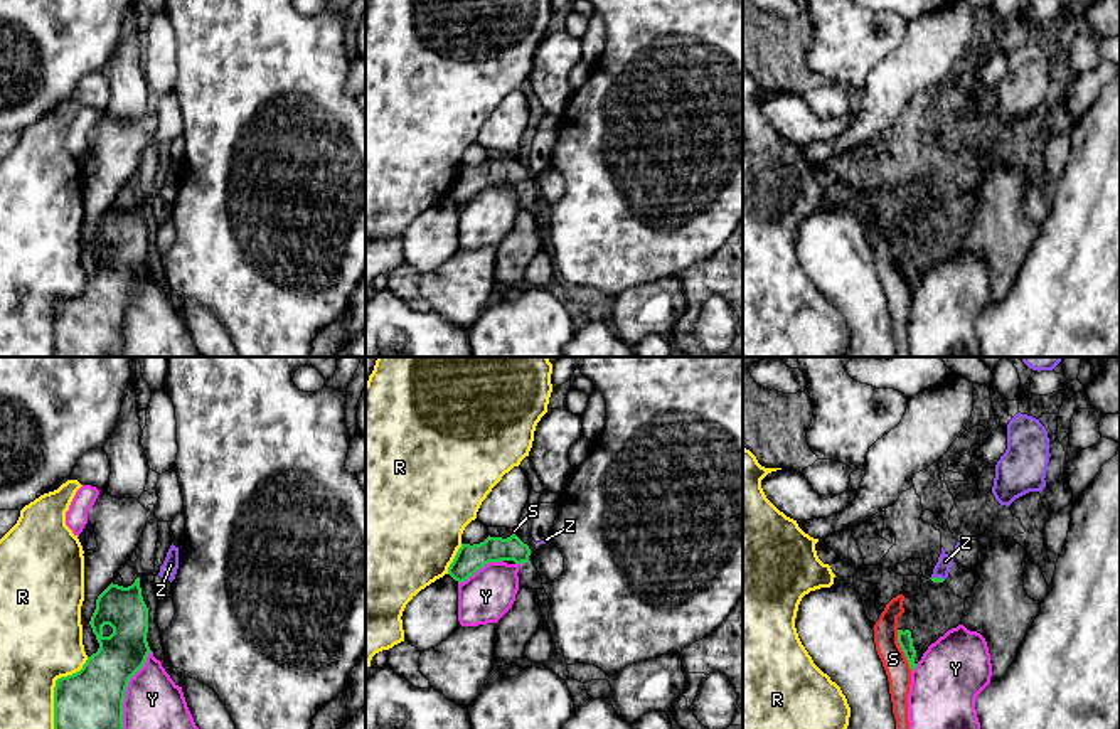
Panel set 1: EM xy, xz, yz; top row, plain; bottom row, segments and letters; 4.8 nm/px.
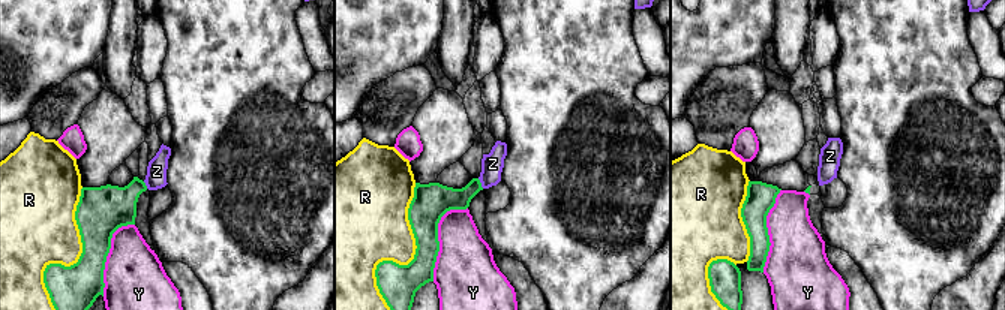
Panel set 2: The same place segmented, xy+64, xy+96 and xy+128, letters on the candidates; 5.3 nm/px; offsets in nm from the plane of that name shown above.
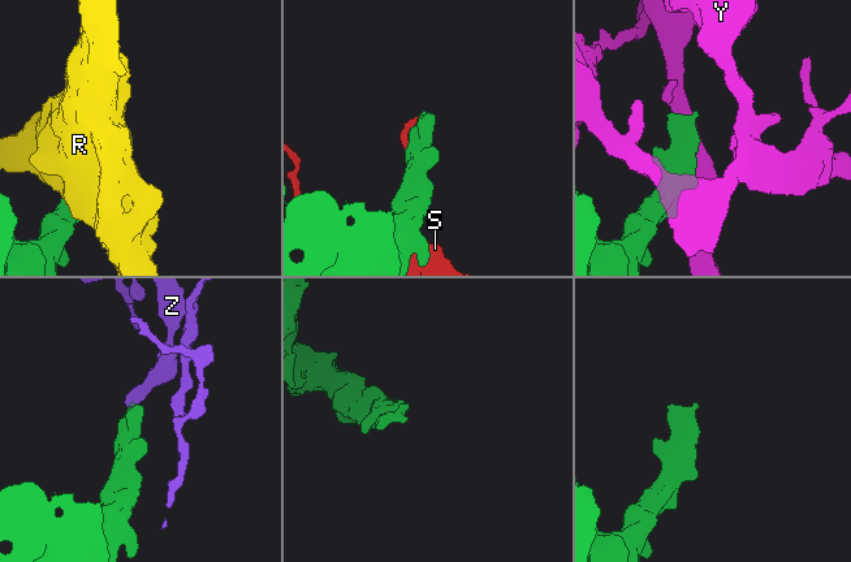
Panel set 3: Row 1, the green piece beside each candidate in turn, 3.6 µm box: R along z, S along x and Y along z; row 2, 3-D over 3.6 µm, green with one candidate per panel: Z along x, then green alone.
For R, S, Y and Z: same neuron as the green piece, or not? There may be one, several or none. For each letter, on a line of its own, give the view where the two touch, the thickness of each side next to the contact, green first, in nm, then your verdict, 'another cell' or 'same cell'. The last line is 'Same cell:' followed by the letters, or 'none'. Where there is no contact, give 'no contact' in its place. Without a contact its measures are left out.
R: meets green in xy; 340 nm thick on the green side, 400 nm on the other; another cell
S: meets green in yz; 70 nm thick on the green side, 120 nm on the other; another cell
Y: meets green in xy; 340 nm thick on the green side, 340 nm on the other; another cell
Z: meets green in yz; 30 nm thick on the green side, 70 nm on the other; another cell
Same cell: none

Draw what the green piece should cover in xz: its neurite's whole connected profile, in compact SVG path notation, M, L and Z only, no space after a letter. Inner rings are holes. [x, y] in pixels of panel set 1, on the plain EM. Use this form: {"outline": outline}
{"outline": "M515 157L507 162L487 160L480 167L461 167L448 197L463 205L488 185L514 184L515 187L527 185L531 172Z"}

